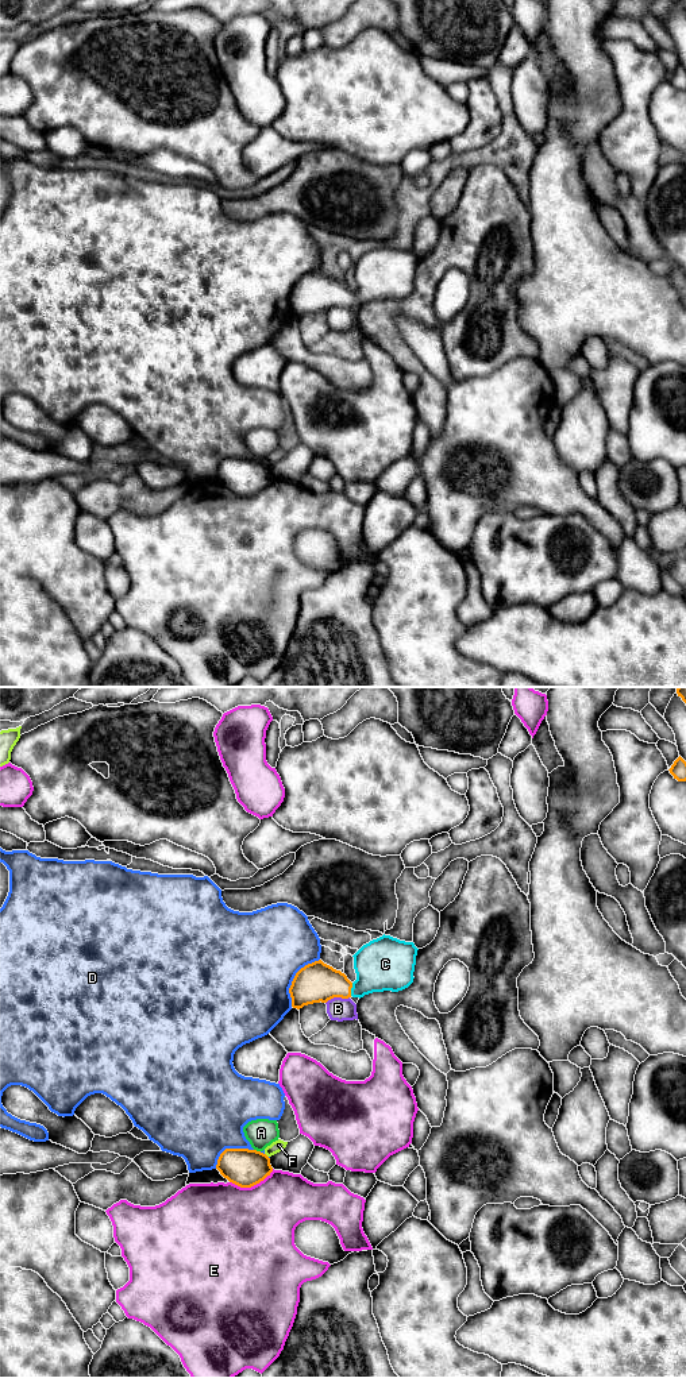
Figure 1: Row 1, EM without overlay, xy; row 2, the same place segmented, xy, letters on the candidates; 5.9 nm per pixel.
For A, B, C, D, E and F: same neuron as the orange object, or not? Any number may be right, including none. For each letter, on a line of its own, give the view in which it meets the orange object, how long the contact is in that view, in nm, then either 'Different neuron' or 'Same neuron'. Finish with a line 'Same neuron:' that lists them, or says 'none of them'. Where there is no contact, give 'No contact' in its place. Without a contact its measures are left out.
A: Touches orange in xy. Shared border 40 nm. Different neuron
B: Touches orange in xy. Shared border 150 nm. Different neuron
C: Touches orange in xy. Shared border 80 nm. Same neuron
D: Touches orange in xy. Shared border 340 nm. Different neuron
E: Touches orange in xy. Shared border 280 nm. Different neuron
F: Touches orange in xy. Shared border 40 nm. Different neuron
Same neuron: C

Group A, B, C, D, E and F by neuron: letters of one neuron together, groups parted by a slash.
A / B / C / D / E / F

